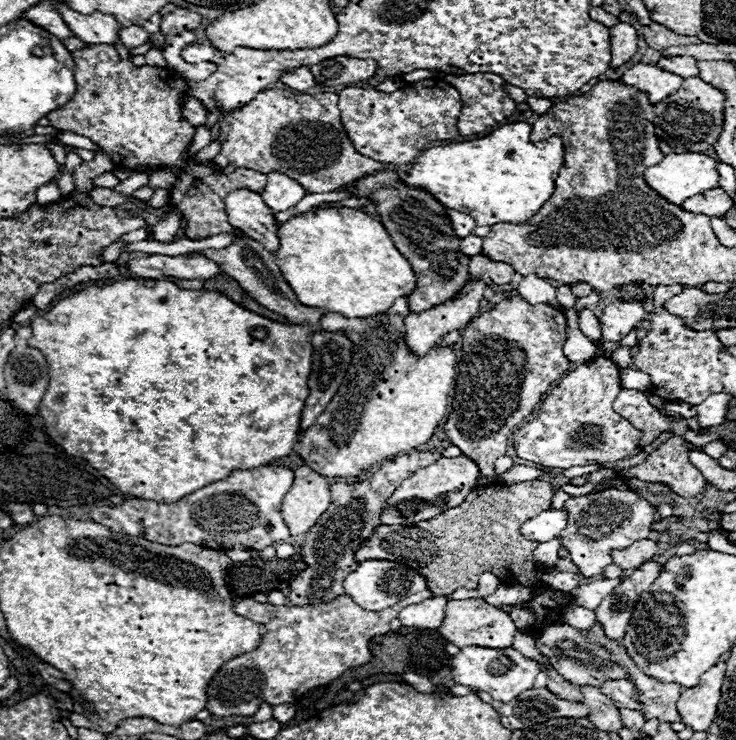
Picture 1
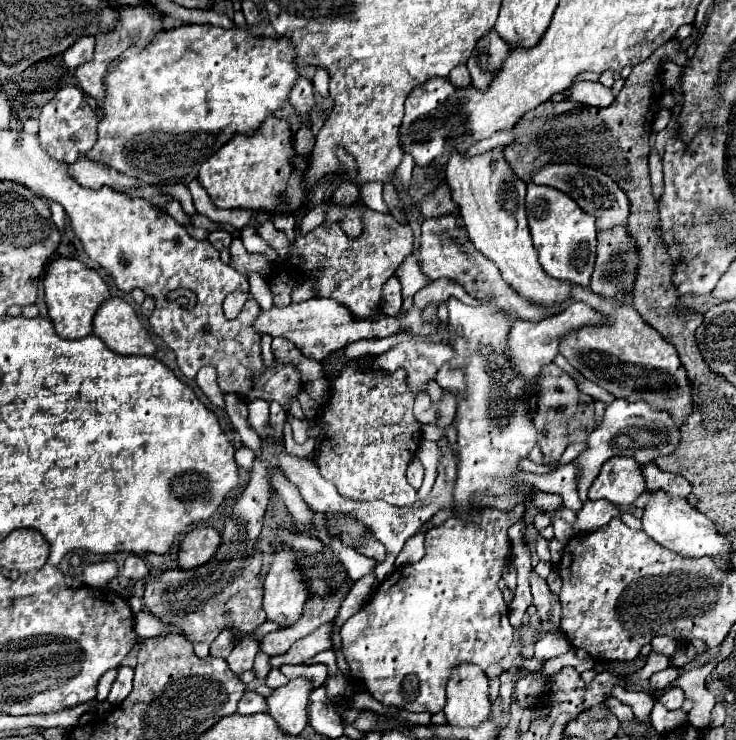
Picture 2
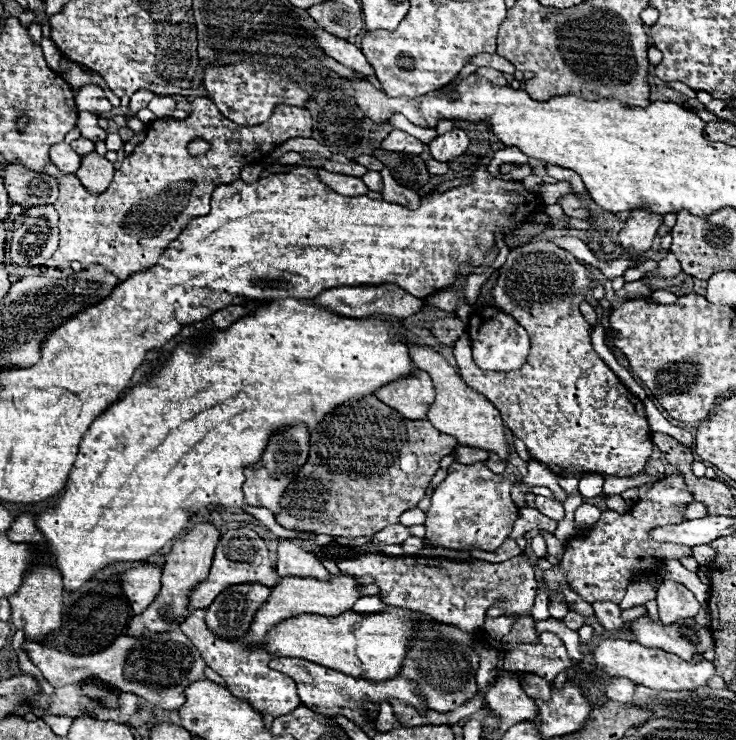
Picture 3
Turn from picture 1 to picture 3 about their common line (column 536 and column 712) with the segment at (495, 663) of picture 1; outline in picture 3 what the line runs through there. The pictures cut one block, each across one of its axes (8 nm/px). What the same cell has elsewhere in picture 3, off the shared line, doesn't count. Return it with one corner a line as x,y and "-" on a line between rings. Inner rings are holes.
604,638
590,650
590,656
596,662
596,668
604,670
608,676
624,676
632,682
652,688
652,690
690,690
698,686
706,686
706,680
714,674
714,664
704,660
702,656
694,656
692,662
686,662
670,652
660,648
646,648
638,642
628,642
620,638

